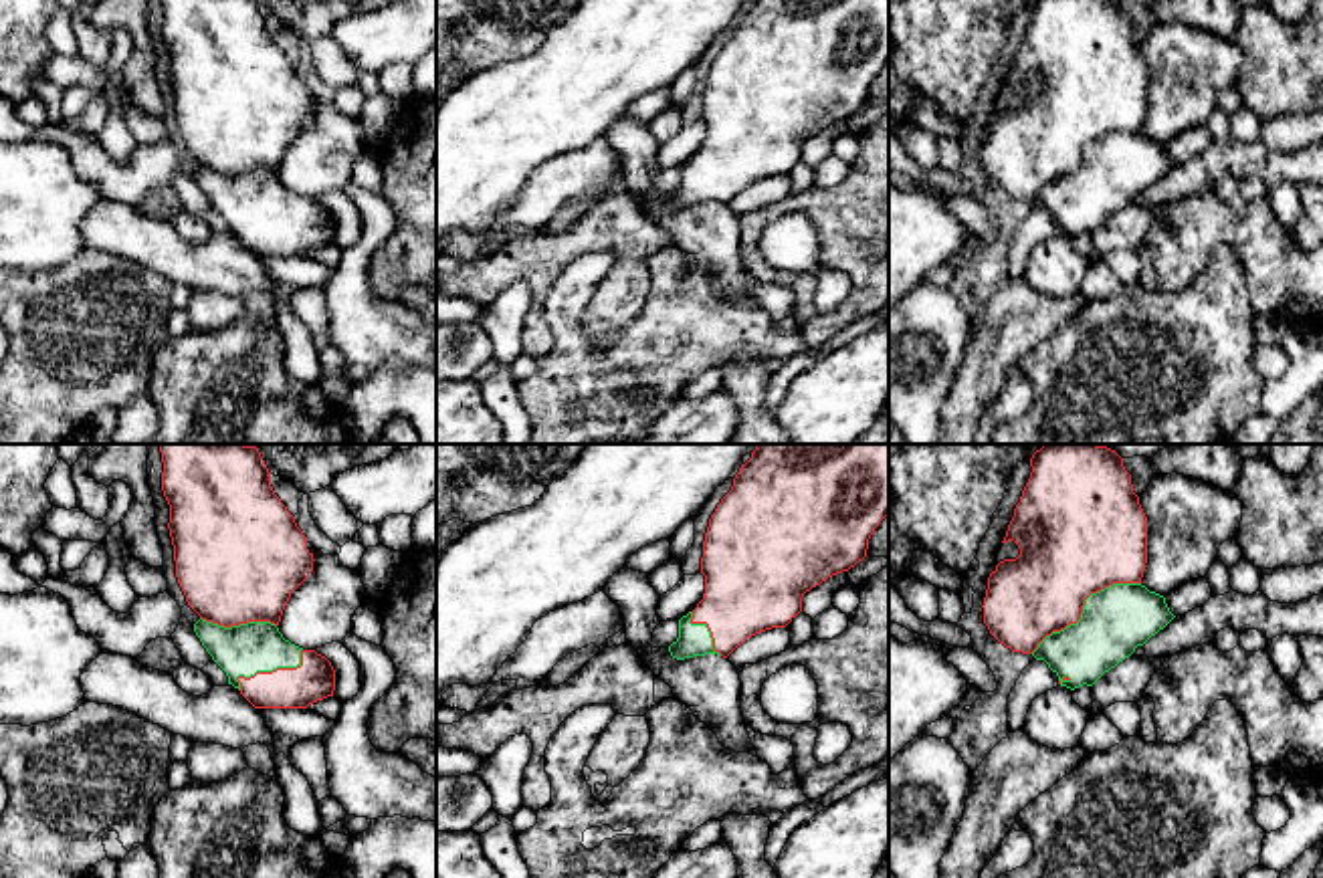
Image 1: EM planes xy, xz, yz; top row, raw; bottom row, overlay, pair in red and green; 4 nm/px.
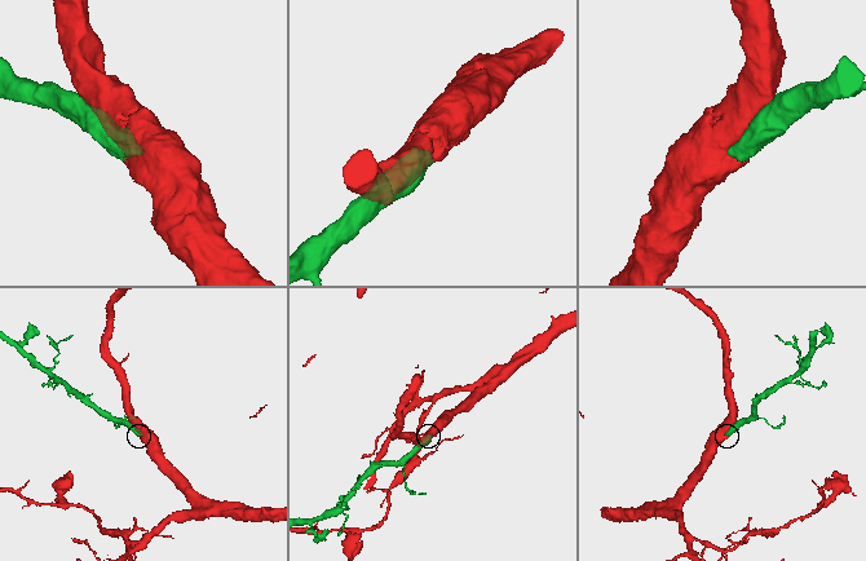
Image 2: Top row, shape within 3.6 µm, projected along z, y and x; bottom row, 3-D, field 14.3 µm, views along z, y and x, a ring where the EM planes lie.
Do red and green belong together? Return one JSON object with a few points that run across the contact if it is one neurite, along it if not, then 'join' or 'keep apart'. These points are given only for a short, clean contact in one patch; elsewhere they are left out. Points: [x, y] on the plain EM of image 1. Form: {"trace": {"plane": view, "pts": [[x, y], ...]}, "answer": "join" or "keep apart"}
{"answer": "join"}

